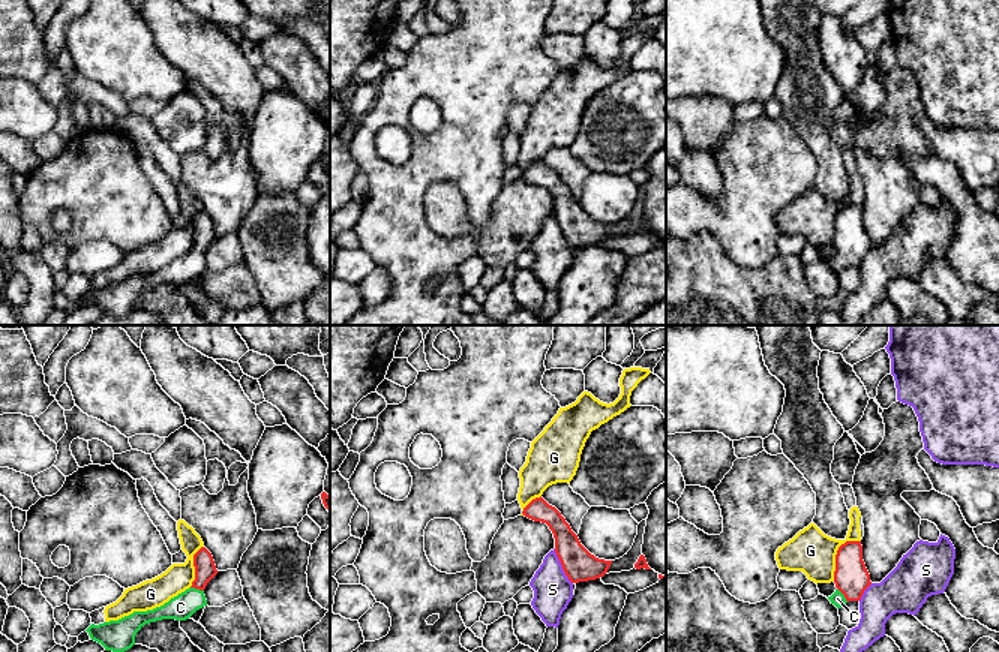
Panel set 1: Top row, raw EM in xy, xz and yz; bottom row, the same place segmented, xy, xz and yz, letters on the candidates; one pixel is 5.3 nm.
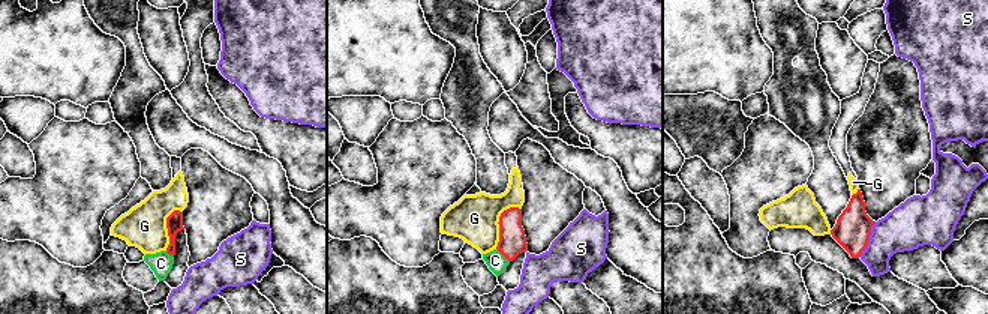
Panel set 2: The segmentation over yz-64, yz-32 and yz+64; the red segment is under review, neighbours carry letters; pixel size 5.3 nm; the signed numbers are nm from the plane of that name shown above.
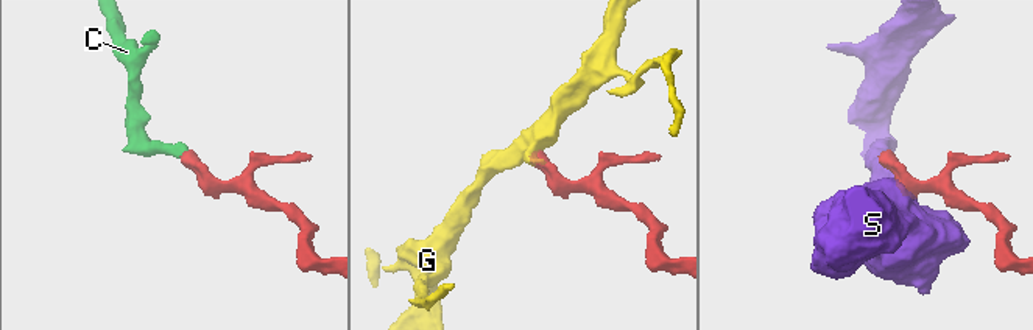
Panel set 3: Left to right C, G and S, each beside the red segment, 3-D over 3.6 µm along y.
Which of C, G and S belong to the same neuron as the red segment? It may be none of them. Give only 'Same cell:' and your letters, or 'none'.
Same cell: C

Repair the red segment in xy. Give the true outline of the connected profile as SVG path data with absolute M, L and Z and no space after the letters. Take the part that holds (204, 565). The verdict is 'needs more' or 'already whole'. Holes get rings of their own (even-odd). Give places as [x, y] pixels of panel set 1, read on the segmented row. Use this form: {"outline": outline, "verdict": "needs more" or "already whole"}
{"outline": "M201 547L194 555L195 580L192 586L160 607L147 612L134 612L118 621L99 625L92 624L86 631L90 639L100 643L105 651L124 652L135 645L136 633L150 622L162 619L186 621L196 610L207 606L204 589L218 574L212 553Z", "verdict": "needs more"}

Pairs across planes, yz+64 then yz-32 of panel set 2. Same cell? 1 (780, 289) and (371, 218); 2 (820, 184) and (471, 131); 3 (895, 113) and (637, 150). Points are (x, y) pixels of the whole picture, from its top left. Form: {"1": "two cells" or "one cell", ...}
{"1": "two cells", "2": "one cell", "3": "two cells"}

